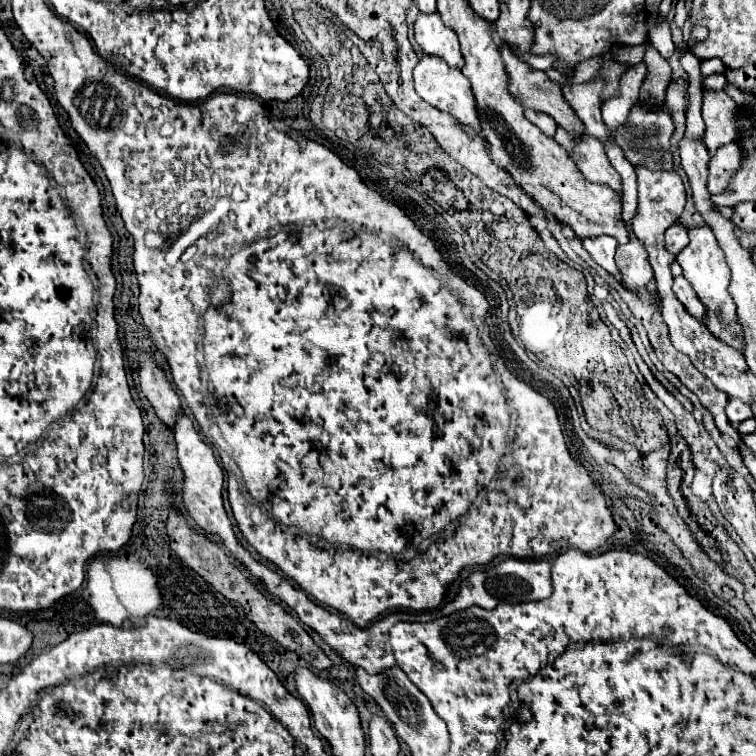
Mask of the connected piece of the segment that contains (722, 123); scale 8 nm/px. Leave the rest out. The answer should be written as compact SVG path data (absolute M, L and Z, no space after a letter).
M704 89L704 105L702 105L702 117L706 123L704 143L710 151L710 155L716 153L718 147L732 143L742 133L738 121L736 121L738 105L732 97L728 97L724 91L710 93Z

